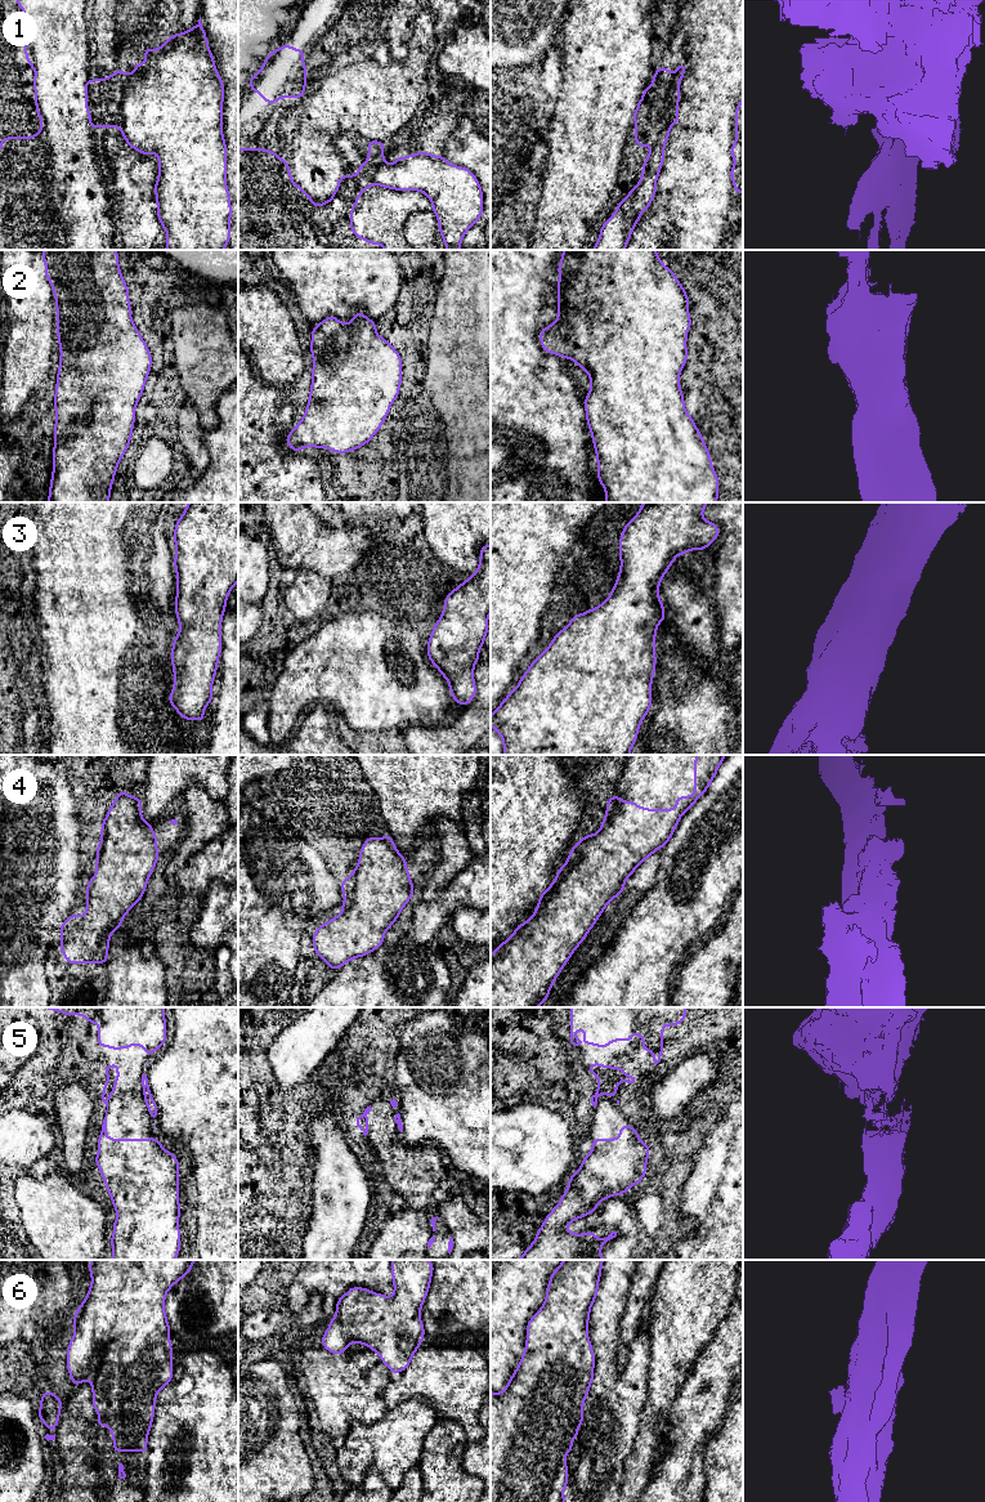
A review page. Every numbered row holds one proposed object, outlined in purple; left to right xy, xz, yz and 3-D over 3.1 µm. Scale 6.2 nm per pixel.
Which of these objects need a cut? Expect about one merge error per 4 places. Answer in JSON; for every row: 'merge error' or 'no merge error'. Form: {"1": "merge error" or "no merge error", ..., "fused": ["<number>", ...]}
{"1": "merge error", "2": "no merge error", "3": "no merge error", "4": "no merge error", "5": "no merge error", "6": "no merge error", "fused": ["1"]}

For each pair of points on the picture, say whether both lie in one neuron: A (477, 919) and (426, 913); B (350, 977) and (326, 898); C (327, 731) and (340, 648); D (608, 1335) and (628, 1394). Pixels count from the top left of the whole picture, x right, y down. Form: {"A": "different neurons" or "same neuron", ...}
{"A": "different neurons", "B": "different neurons", "C": "different neurons", "D": "same neuron"}

